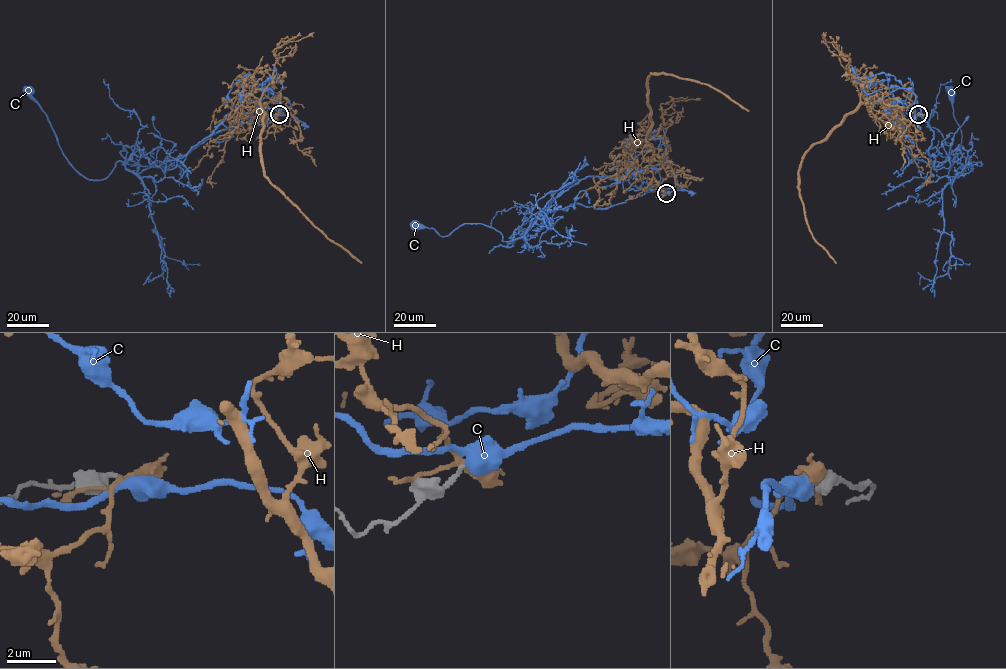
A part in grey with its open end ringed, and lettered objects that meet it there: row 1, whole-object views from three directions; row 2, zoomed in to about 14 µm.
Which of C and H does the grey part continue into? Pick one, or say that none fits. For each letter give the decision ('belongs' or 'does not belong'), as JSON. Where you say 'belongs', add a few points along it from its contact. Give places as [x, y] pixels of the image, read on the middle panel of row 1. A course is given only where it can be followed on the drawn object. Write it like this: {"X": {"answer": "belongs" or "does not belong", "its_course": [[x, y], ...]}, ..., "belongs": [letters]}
{"C": {"answer": "does not belong"}, "H": {"answer": "does not belong"}, "belongs": []}

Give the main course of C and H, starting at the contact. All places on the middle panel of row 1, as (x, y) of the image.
C: (667, 193), (587, 176), (509, 241), (481, 223), (462, 224), (444, 236), (415, 224)
H: (667, 193), (648, 168), (653, 155), (646, 135), (651, 124), (649, 76), (673, 74), (707, 83), (748, 111)

